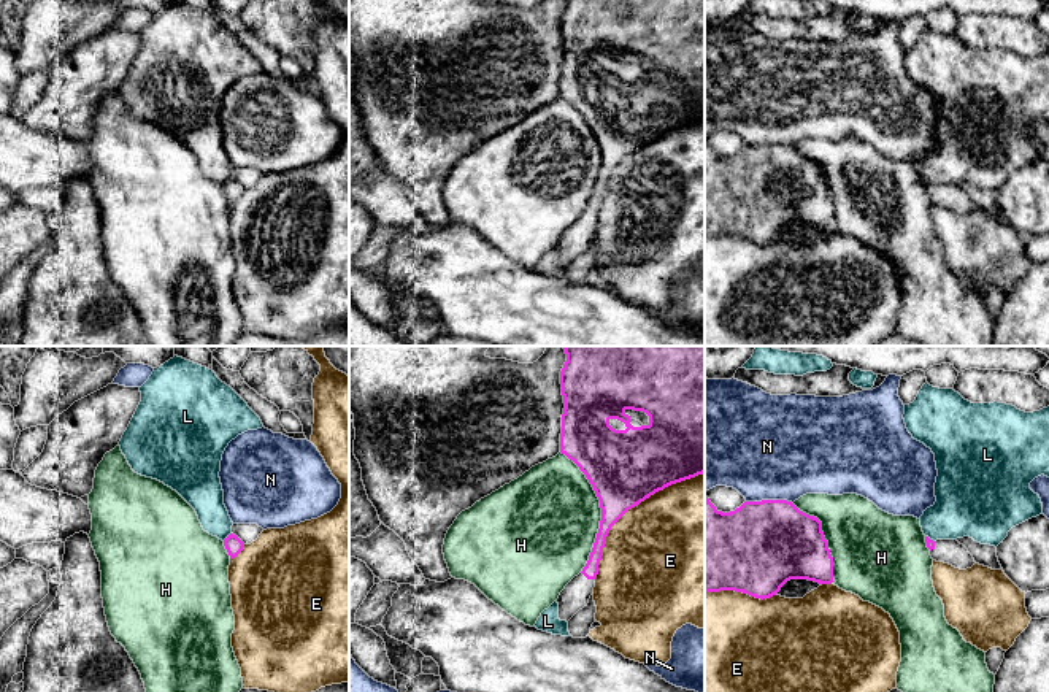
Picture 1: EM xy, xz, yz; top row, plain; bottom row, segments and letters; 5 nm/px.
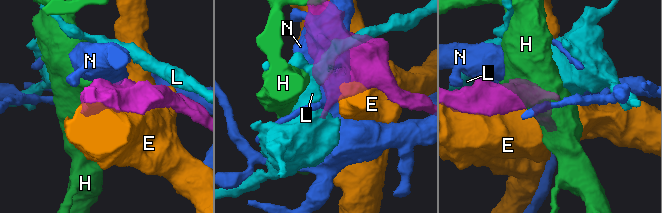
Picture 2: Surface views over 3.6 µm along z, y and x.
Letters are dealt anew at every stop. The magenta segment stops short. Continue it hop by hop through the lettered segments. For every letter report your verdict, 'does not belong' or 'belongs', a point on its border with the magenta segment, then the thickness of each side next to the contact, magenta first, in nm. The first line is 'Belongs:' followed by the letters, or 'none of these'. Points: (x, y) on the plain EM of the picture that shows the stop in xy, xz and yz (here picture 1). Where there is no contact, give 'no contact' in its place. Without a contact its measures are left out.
Belongs: none of these
E: does not belong; meets magenta in xz at (632, 151); 380 nm thick on the magenta side, 480 nm on the other
H: does not belong; meets magenta in xz at (602, 156); 380 nm thick on the magenta side, 480 nm on the other
L: does not belong; meets magenta in xy at (227, 181); 90 nm thick on the magenta side, 180 nm on the other
N: does not belong; meets magenta in yz at (770, 145); 460 nm thick on the magenta side, 500 nm on the other

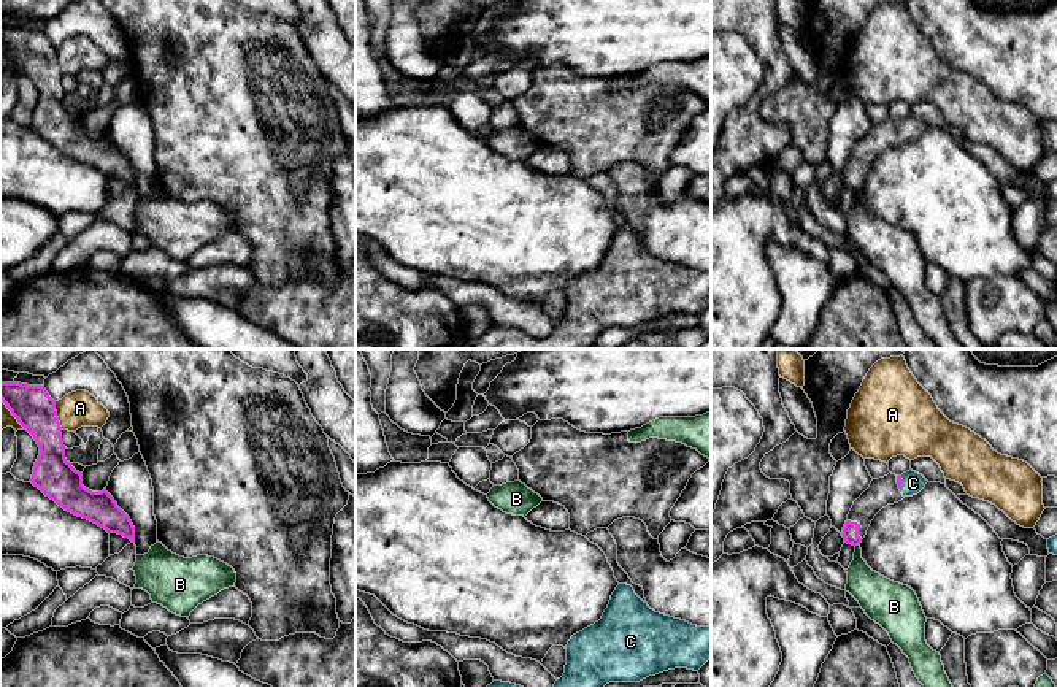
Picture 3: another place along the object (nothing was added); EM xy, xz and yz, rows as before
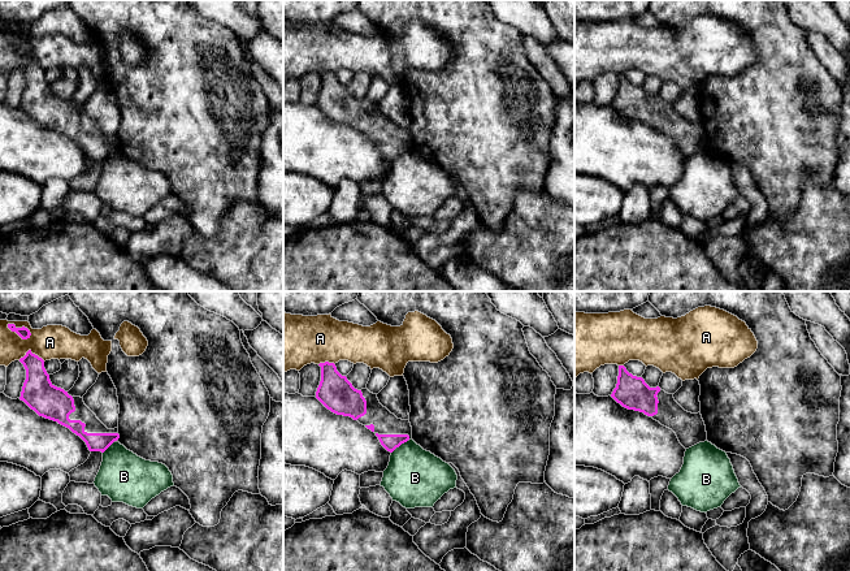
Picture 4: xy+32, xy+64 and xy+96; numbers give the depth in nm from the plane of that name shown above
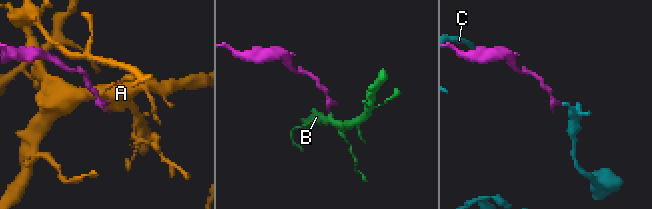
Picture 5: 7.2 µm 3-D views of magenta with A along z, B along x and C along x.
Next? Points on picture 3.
Belongs: C
A: does not belong; meets magenta in xy at (56, 61); 200 nm thick on the magenta side, 180 nm on the other
B: does not belong; meets magenta in yz at (857, 189); 80 nm thick on the magenta side, 180 nm on the other
C: belongs; meets magenta in yz at (900, 129); 30 nm thick on the magenta side, 110 nm on the other

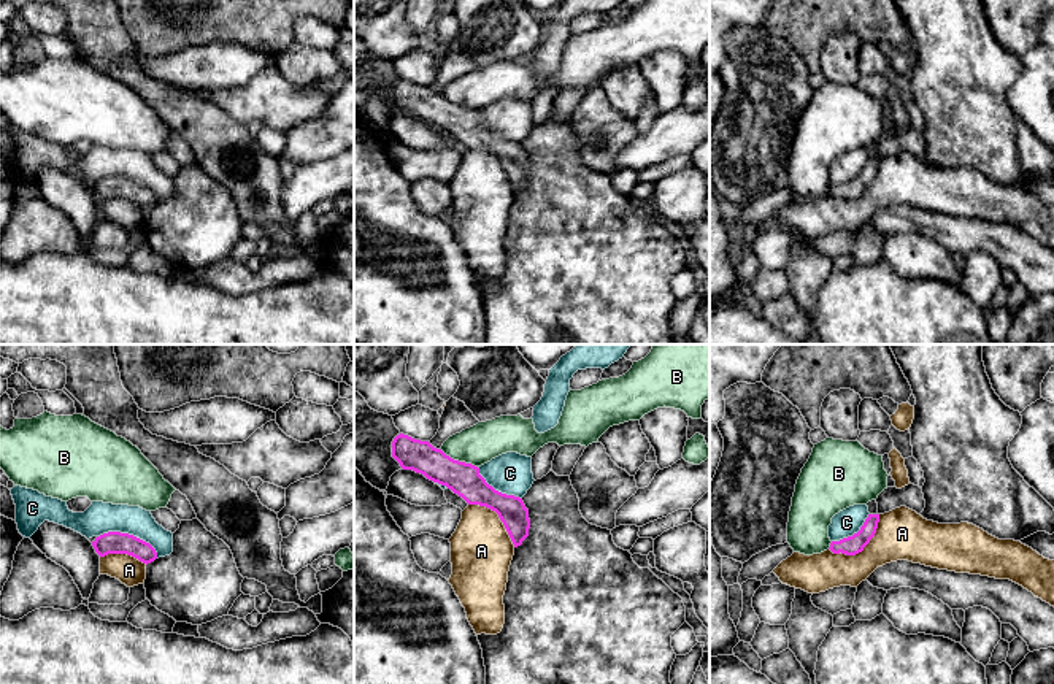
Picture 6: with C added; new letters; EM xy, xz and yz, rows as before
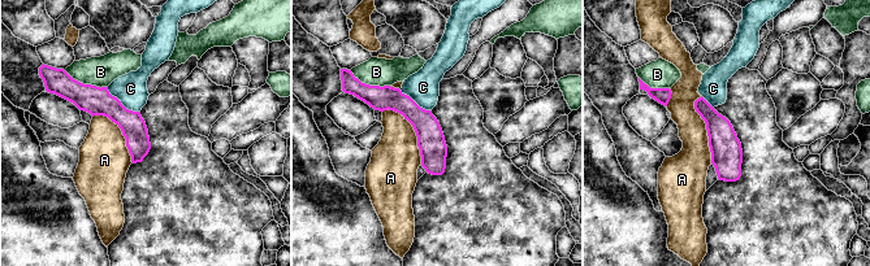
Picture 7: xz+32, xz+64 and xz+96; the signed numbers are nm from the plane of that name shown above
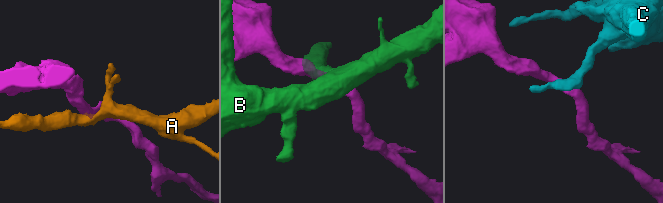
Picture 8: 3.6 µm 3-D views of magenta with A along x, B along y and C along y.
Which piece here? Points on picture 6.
Belongs: none of these
A: does not belong; meets magenta in yz at (862, 194); 100 nm thick on the magenta side, 260 nm on the other
B: does not belong; meets magenta in xz at (457, 105); 160 nm thick on the magenta side, 200 nm on the other
C: does not belong; meets magenta in xy at (130, 180); 110 nm thick on the magenta side, 160 nm on the other

